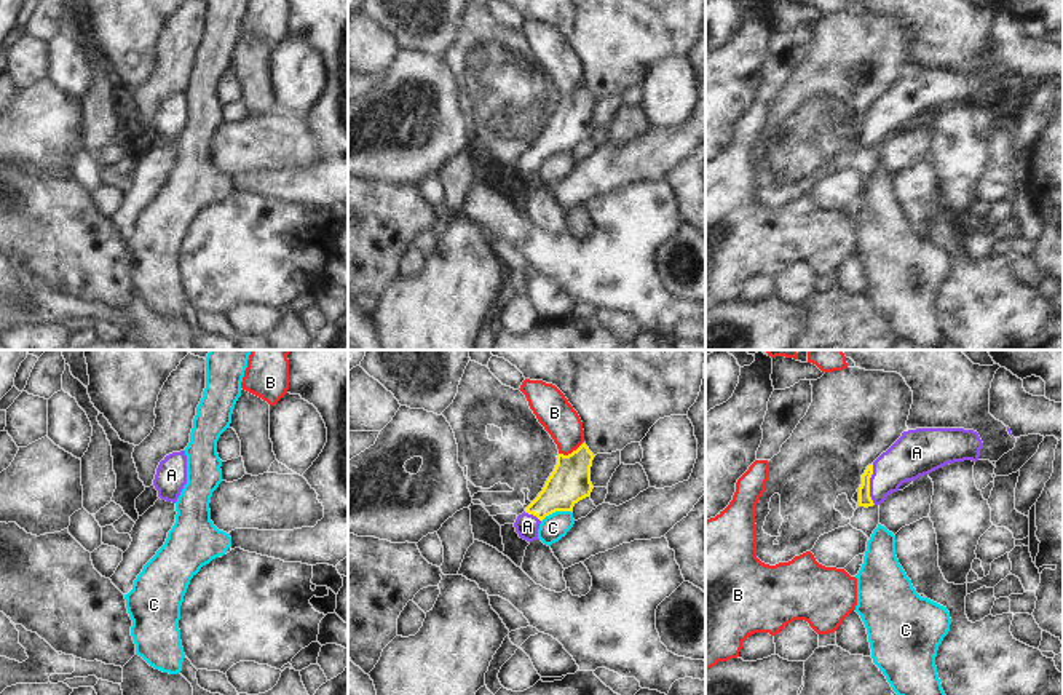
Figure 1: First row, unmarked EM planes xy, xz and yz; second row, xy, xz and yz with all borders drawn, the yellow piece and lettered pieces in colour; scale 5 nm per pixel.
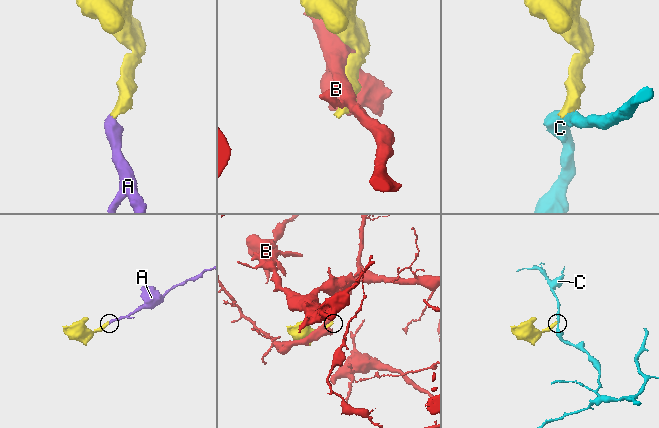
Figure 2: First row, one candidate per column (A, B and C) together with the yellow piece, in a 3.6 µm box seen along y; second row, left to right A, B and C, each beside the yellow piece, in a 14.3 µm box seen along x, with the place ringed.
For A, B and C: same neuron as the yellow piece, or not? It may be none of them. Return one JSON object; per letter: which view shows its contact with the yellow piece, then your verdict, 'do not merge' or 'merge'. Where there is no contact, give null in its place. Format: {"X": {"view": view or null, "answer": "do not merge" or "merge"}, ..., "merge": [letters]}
{"A": {"view": "yz", "answer": "merge"}, "B": {"view": "xz", "answer": "do not merge"}, "C": {"view": "xz", "answer": "do not merge"}, "merge": ["A"]}

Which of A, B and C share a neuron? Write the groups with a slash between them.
A / B / C

